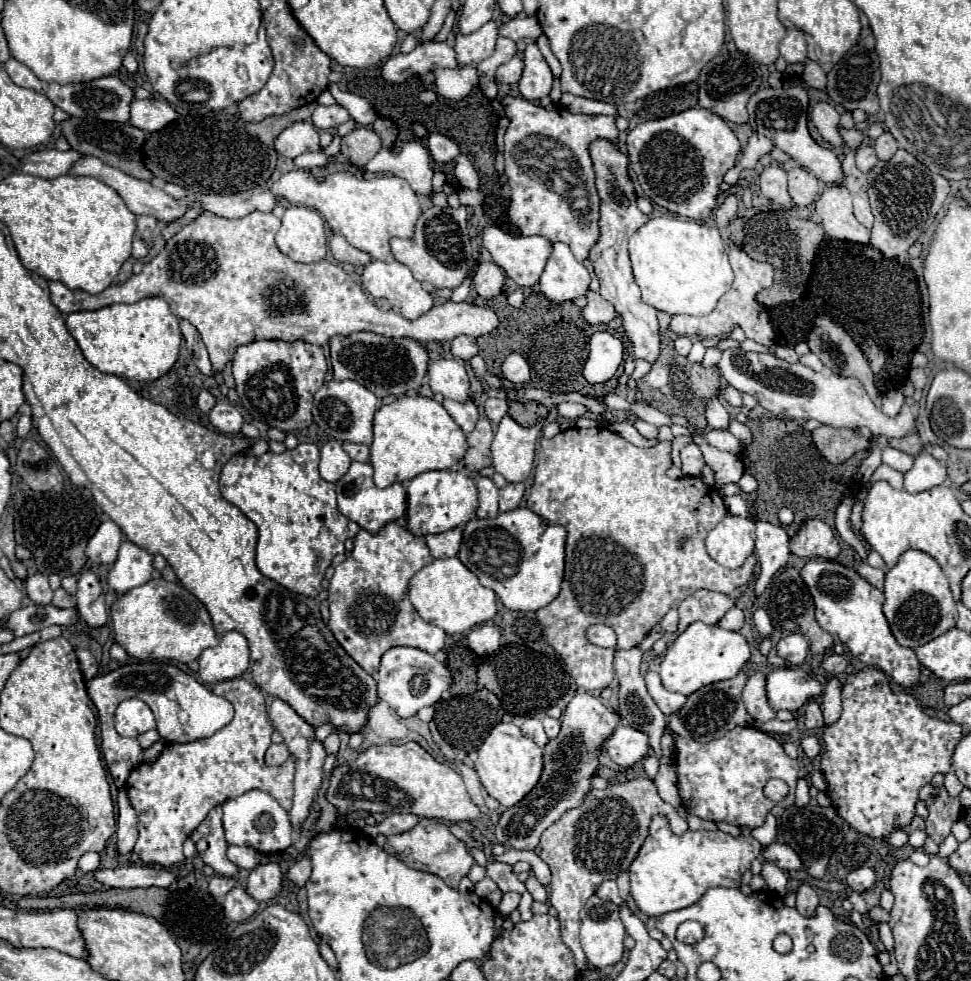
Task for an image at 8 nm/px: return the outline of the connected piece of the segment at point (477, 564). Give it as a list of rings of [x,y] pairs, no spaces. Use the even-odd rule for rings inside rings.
[[[515,508],[497,518],[475,518],[463,528],[459,560],[483,582],[495,590],[499,600],[511,610],[539,610],[547,606],[561,590],[565,528],[549,524],[529,508]]]

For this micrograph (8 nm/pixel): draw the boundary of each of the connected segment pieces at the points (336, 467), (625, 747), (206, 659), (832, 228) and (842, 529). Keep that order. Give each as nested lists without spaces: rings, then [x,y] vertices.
[[[329,440],[321,448],[321,462],[319,462],[319,474],[327,482],[337,482],[347,470],[349,470],[351,458],[343,450],[339,440]]]
[[[617,726],[615,734],[605,742],[607,756],[623,768],[643,760],[649,750],[649,736],[631,726]]]
[[[227,632],[219,644],[199,656],[199,676],[207,684],[239,678],[249,668],[249,646],[241,632]]]
[[[827,186],[815,202],[815,214],[829,238],[869,244],[869,230],[853,216],[851,194],[847,188]]]
[[[847,494],[847,498],[843,498],[843,502],[841,502],[839,510],[837,510],[835,528],[837,528],[839,536],[841,536],[841,540],[843,540],[843,542],[847,542],[849,546],[853,546],[853,548],[857,550],[857,554],[859,554],[862,561],[865,562],[869,548],[867,548],[867,544],[863,542],[863,538],[861,538],[861,536],[857,536],[857,534],[853,532],[853,528],[851,528],[851,524],[849,524],[849,514],[851,514],[853,502],[855,502],[855,500],[853,500],[853,496],[851,496],[851,494]]]

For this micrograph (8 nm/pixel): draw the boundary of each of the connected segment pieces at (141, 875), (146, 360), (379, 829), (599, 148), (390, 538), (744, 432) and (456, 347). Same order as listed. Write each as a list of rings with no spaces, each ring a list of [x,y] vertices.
[[[117,866],[111,870],[97,870],[95,878],[107,888],[137,888],[137,886],[159,886],[169,888],[179,880],[177,874],[157,866]]]
[[[143,298],[131,306],[113,304],[93,312],[73,312],[65,322],[87,362],[105,374],[153,382],[167,374],[179,358],[183,338],[179,318],[169,310],[163,298]]]
[[[391,814],[385,820],[381,820],[379,824],[365,826],[363,832],[371,838],[375,838],[377,834],[391,836],[391,834],[401,834],[401,832],[411,830],[411,826],[415,826],[417,822],[419,822],[419,818],[415,814]]]
[[[593,142],[591,144],[591,160],[595,166],[597,174],[597,192],[601,198],[601,238],[599,242],[591,248],[589,262],[595,268],[595,274],[599,276],[601,282],[601,296],[615,306],[615,310],[621,314],[623,328],[633,344],[633,354],[635,358],[643,360],[657,360],[659,356],[659,326],[657,326],[657,310],[641,300],[641,290],[633,278],[631,272],[631,262],[627,254],[627,240],[631,234],[637,232],[639,226],[649,222],[649,216],[639,212],[637,208],[637,196],[633,188],[633,180],[629,178],[629,160],[627,156],[617,148],[611,146],[611,142]]]
[[[389,522],[385,524],[377,534],[371,534],[367,530],[359,530],[353,542],[353,550],[347,556],[345,562],[335,566],[335,572],[331,576],[329,584],[329,628],[335,634],[337,642],[347,650],[347,654],[369,674],[375,674],[379,670],[381,656],[395,646],[413,646],[429,654],[437,654],[443,644],[445,644],[445,632],[435,626],[425,622],[417,610],[413,608],[409,600],[409,582],[411,578],[427,564],[433,562],[433,556],[425,544],[425,538],[413,536],[405,526],[399,522]]]
[[[731,420],[731,424],[729,424],[729,432],[731,432],[733,436],[737,436],[737,438],[741,440],[743,446],[747,446],[747,444],[751,442],[751,432],[749,432],[749,428],[747,428],[745,424],[737,422],[737,420]]]
[[[459,336],[451,342],[451,354],[461,360],[471,360],[477,354],[477,340],[473,336]]]

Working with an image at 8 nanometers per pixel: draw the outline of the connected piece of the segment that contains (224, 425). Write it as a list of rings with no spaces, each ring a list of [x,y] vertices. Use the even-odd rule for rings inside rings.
[[[219,402],[211,412],[209,412],[209,420],[211,424],[225,434],[235,434],[241,430],[243,426],[243,416],[241,412],[229,404],[229,402]]]

